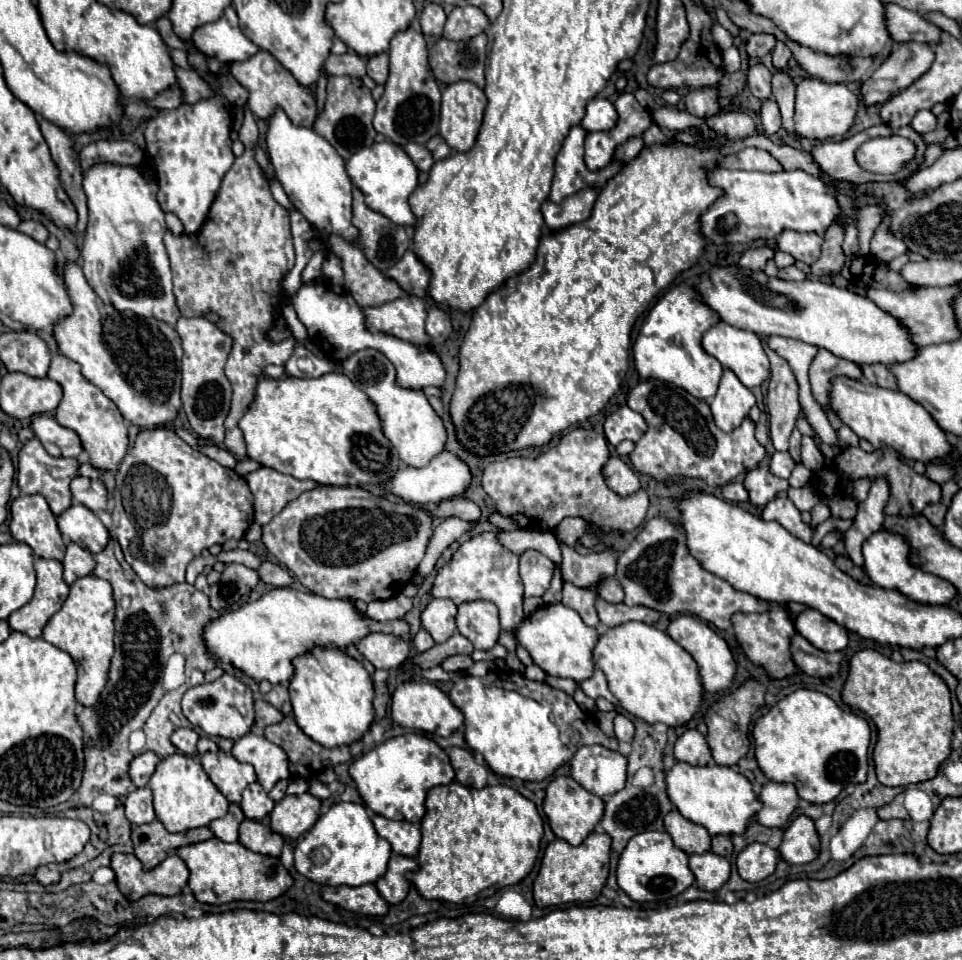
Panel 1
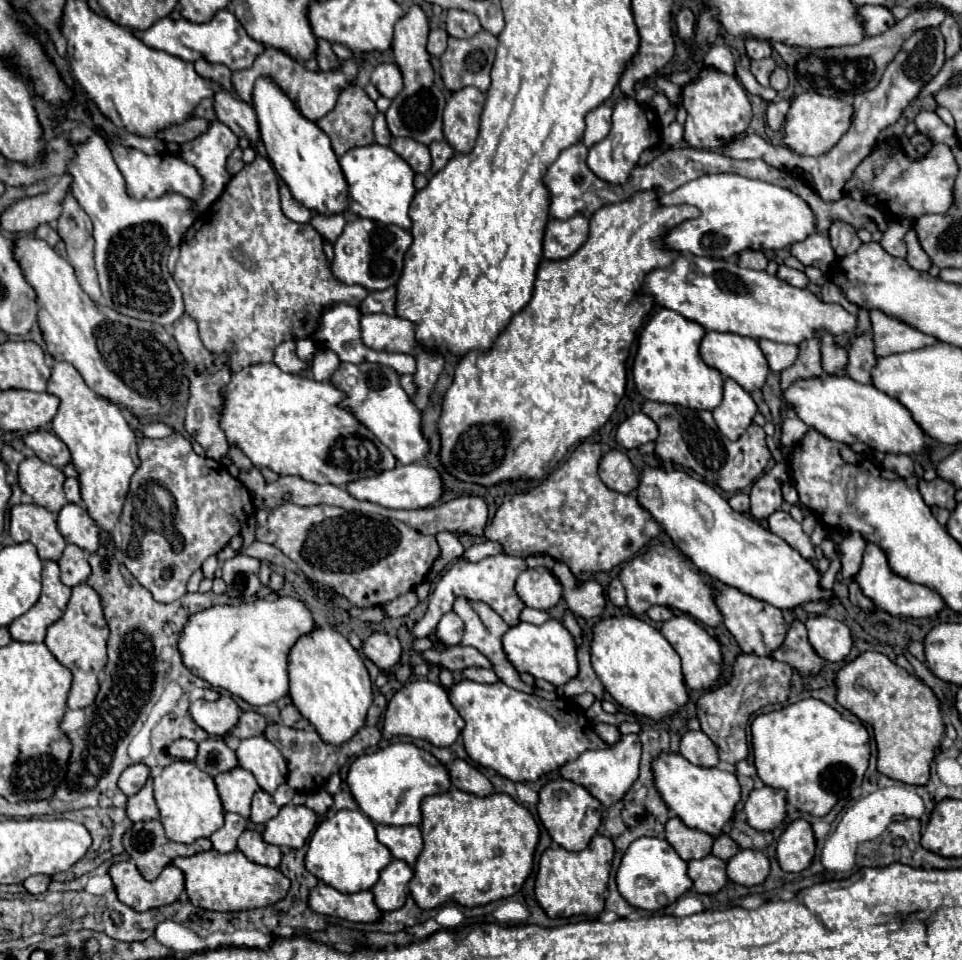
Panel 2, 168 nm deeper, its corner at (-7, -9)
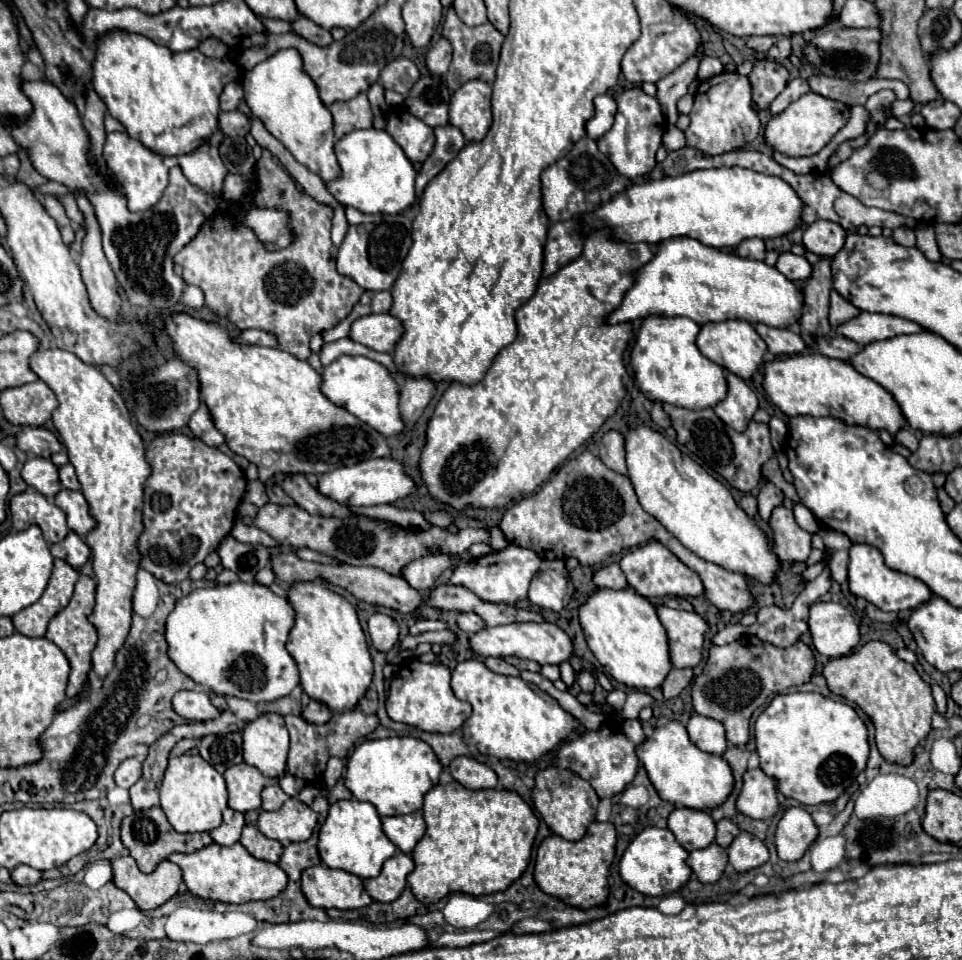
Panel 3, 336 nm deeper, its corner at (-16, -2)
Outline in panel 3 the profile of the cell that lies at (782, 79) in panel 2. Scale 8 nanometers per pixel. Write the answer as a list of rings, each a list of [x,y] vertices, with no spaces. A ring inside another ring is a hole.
[[[762,59],[754,65],[748,79],[752,85],[754,109],[760,111],[760,109],[766,109],[778,97],[778,93],[786,87],[788,71],[776,61]]]

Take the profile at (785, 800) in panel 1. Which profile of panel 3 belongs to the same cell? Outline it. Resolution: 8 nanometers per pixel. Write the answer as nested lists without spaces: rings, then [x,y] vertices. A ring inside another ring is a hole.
[[[746,769],[742,775],[742,789],[736,799],[738,813],[752,819],[770,819],[778,811],[776,783],[762,773],[762,769]]]

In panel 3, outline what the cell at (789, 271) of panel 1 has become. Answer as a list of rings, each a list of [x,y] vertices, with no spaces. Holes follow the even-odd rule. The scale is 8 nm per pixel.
[[[780,253],[778,261],[776,261],[776,269],[790,281],[798,281],[798,279],[808,279],[812,273],[812,265],[802,257],[802,255],[794,255],[794,253]]]

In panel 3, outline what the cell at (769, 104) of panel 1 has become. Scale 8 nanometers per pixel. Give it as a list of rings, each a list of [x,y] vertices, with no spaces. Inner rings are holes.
[[[792,79],[792,81],[786,85],[786,89],[772,101],[772,105],[770,105],[772,115],[784,111],[790,103],[794,103],[798,97],[802,97],[802,95],[808,93],[808,91],[810,91],[810,87],[808,87],[808,83],[806,83],[804,79]]]

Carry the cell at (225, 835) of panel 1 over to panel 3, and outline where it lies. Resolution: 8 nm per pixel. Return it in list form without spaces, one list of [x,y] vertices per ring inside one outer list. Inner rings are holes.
[[[226,809],[222,813],[222,825],[216,827],[214,831],[210,831],[210,837],[218,845],[234,845],[240,839],[240,833],[242,833],[244,825],[246,823],[244,823],[242,813],[236,813],[234,809]]]

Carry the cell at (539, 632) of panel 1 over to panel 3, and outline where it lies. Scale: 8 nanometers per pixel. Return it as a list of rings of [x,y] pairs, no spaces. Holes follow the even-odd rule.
[[[510,623],[498,627],[484,627],[470,635],[470,649],[478,657],[520,657],[532,659],[540,665],[568,661],[572,655],[572,641],[570,637],[556,627],[554,623]]]

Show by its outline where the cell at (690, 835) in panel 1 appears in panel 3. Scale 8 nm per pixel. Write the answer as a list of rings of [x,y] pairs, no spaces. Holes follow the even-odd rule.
[[[680,807],[670,813],[668,829],[686,851],[704,849],[716,837],[716,823],[712,821],[712,817],[704,811],[688,807]]]

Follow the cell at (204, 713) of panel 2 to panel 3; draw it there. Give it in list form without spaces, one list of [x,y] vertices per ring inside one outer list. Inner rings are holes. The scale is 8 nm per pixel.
[[[204,691],[174,693],[172,709],[188,721],[208,721],[208,719],[220,715],[220,711],[210,703],[210,697]]]

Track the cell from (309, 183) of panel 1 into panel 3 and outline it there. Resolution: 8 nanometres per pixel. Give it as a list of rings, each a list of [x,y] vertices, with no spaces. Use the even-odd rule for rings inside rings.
[[[280,49],[266,61],[254,65],[244,73],[244,101],[252,117],[260,119],[264,127],[284,143],[284,147],[294,155],[294,159],[306,165],[310,171],[318,173],[324,181],[332,181],[340,175],[334,155],[334,133],[332,115],[318,95],[316,83],[304,71],[302,57],[298,49]]]

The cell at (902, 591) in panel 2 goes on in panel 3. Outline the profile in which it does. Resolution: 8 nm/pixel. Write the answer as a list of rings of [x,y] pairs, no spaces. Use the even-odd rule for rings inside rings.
[[[854,543],[848,551],[848,587],[852,595],[866,599],[868,603],[876,605],[882,611],[914,609],[916,605],[928,601],[928,597],[932,597],[930,589],[922,581],[886,567],[884,557],[878,549],[860,543]]]

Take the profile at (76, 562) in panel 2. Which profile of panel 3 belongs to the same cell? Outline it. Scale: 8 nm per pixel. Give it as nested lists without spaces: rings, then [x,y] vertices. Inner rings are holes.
[[[72,531],[60,543],[50,545],[50,553],[58,559],[68,561],[74,569],[80,569],[90,559],[90,547],[86,545],[86,541],[80,535],[76,535]]]

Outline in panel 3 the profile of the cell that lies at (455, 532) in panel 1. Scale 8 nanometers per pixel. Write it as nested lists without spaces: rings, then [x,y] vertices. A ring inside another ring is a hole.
[[[584,451],[578,457],[566,461],[556,471],[556,475],[548,479],[536,493],[506,509],[500,521],[500,529],[508,543],[532,549],[542,559],[576,557],[582,565],[596,565],[612,553],[620,553],[622,549],[630,549],[656,539],[668,547],[684,565],[700,575],[704,583],[704,597],[718,609],[734,613],[746,611],[754,601],[742,573],[734,573],[716,563],[704,561],[686,549],[674,535],[670,535],[654,517],[642,509],[630,479],[608,469],[590,451]]]

